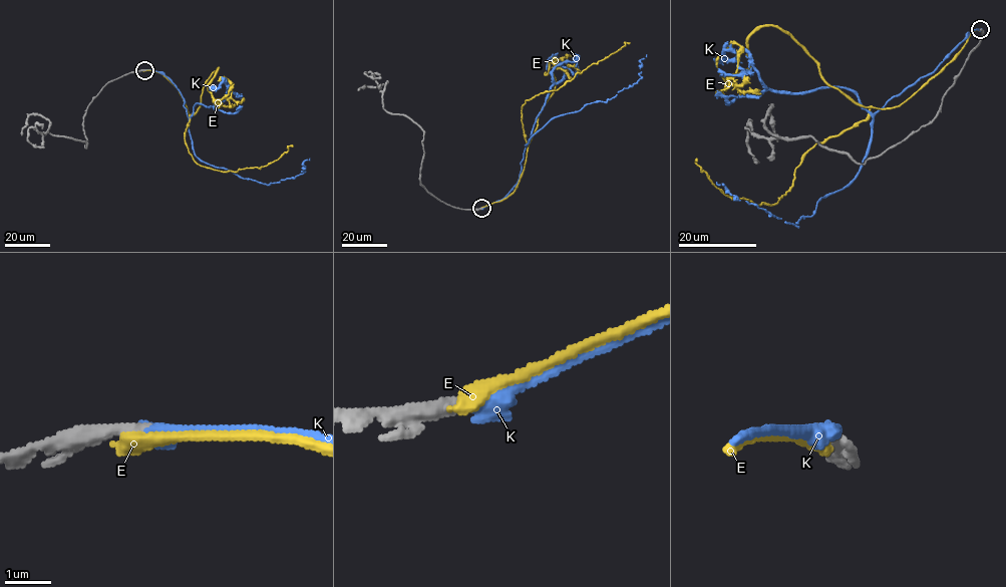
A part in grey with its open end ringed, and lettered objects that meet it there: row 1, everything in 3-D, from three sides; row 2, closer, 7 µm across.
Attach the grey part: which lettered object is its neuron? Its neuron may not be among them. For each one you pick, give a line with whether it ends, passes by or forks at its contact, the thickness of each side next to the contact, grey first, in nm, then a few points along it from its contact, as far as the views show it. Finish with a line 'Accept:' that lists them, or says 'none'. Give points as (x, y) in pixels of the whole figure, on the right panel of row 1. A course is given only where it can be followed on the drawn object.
K: it ends there; 360 nm thick on the grey side, 480 nm on the other; it runs (980, 29), (875, 114), (859, 174), (844, 189), (820, 199), (813, 214), (802, 217), (797, 226), (716, 182)
Accept: K

